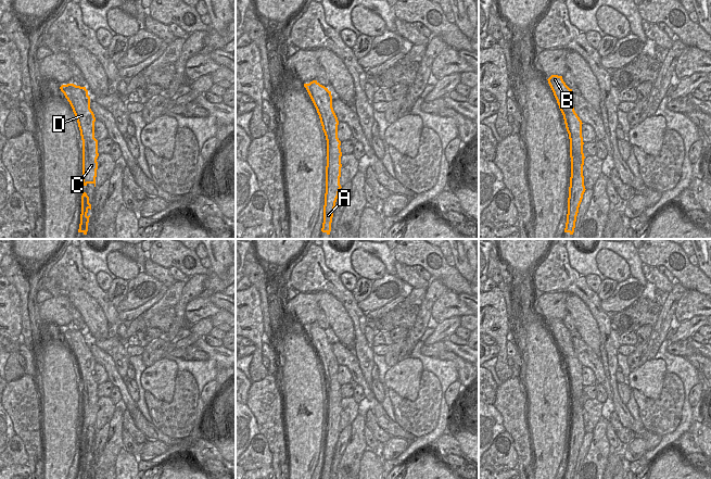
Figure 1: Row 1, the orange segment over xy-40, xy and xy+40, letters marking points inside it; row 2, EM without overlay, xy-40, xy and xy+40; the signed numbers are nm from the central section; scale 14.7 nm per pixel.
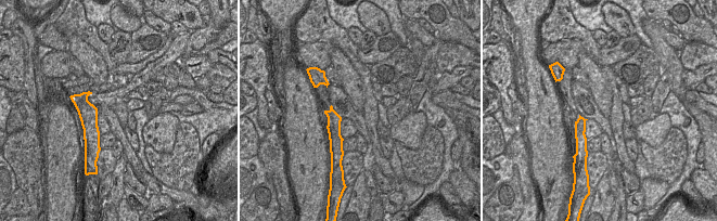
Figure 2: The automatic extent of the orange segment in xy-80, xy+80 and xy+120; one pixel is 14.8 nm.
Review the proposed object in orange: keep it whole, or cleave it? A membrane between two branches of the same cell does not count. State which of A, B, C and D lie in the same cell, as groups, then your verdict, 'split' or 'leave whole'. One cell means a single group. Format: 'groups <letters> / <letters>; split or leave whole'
groups A C / B D; split

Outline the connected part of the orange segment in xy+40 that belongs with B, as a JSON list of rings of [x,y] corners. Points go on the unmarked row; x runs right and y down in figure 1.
[[[551,318],[547,324],[563,358],[564,367],[572,367],[574,361],[579,362],[573,351],[572,332],[566,328],[562,319]]]

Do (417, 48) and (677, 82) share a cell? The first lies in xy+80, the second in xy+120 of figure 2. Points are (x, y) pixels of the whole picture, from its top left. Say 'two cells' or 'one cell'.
one cell

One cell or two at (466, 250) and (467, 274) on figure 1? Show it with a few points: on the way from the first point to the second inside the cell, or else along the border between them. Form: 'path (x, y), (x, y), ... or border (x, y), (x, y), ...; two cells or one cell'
path (466, 255), (467, 268); one cell

